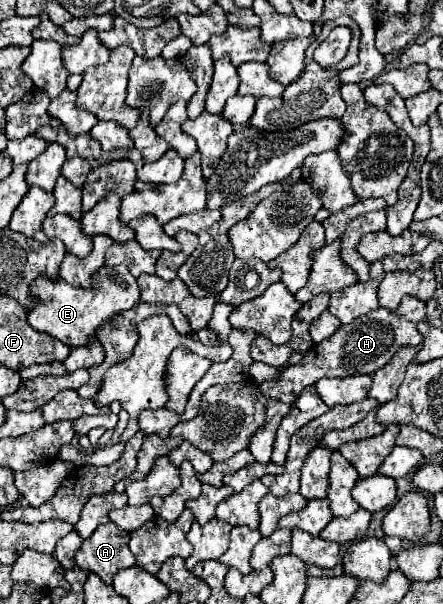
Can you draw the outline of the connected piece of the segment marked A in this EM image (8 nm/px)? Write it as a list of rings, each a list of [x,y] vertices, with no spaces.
[[[115,523],[99,525],[89,539],[83,541],[81,549],[75,555],[75,565],[97,573],[103,583],[111,585],[113,575],[123,569],[135,565],[135,557],[129,547],[129,533],[119,529]]]

